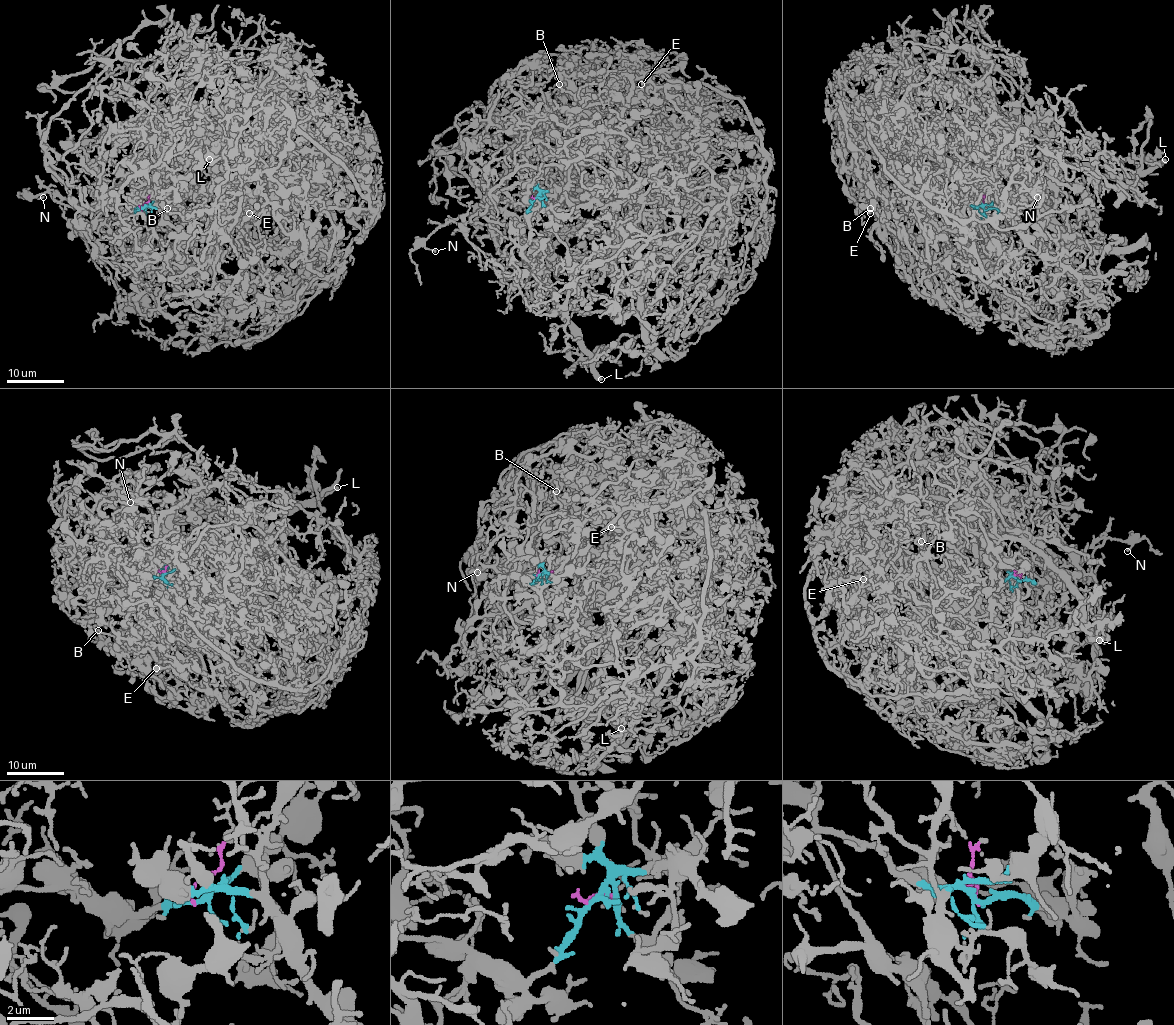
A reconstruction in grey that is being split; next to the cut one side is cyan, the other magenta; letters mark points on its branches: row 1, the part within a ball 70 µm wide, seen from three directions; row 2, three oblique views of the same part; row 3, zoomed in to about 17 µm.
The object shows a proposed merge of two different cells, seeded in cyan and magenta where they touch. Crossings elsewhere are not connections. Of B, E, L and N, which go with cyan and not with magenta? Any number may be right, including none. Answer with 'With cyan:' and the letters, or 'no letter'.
With cyan: B, E

